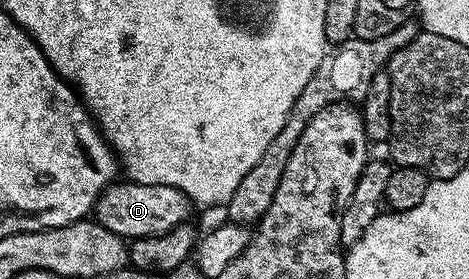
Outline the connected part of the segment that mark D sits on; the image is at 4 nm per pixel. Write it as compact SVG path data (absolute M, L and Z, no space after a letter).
M128 179L114 180L97 196L95 220L115 235L132 239L134 237L158 237L172 229L186 224L195 206L183 191L166 185L144 185Z

